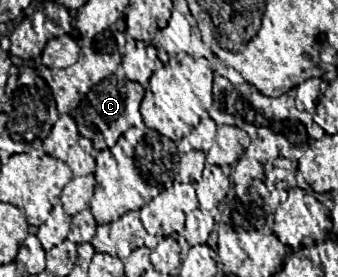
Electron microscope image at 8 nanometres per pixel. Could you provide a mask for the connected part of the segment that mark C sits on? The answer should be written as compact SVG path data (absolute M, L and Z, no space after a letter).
M108 75L104 81L96 83L84 97L80 97L80 103L74 113L78 133L92 141L92 147L96 151L112 147L128 127L142 127L142 117L138 111L142 97L144 89L138 83L122 79L118 75Z

